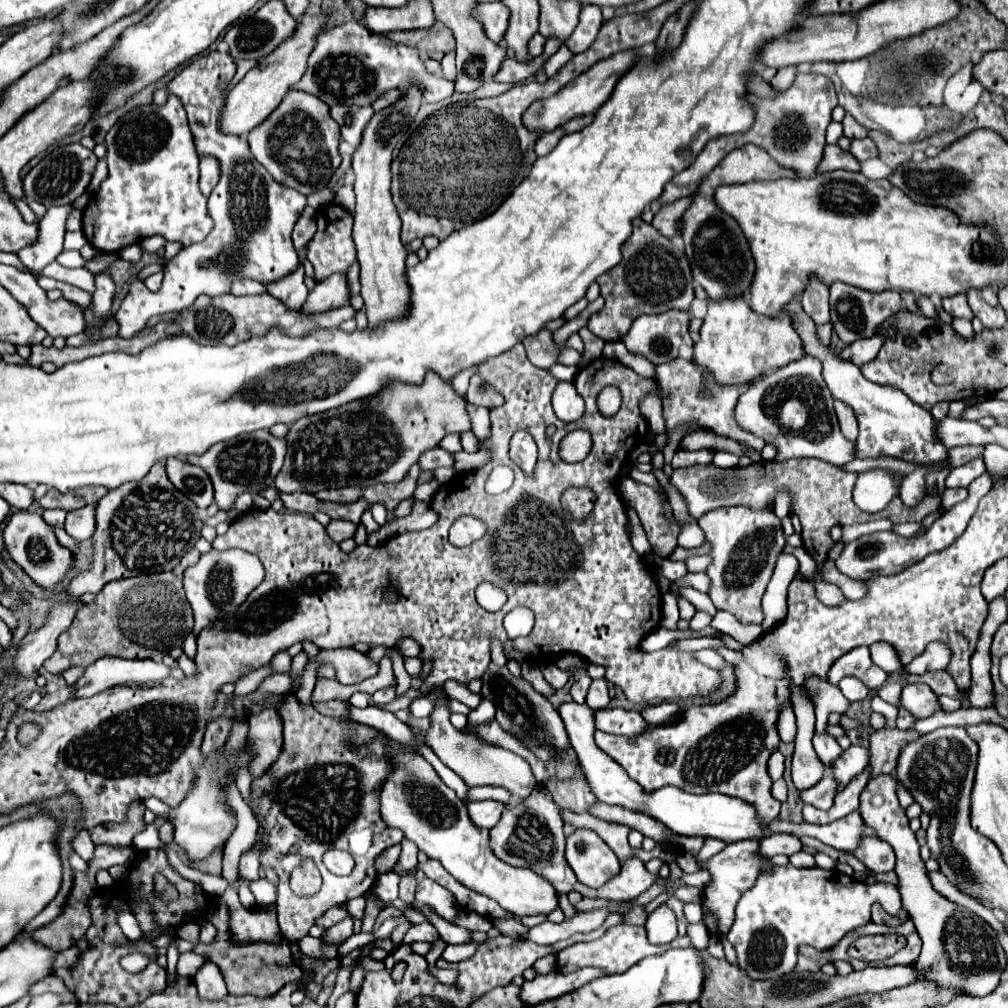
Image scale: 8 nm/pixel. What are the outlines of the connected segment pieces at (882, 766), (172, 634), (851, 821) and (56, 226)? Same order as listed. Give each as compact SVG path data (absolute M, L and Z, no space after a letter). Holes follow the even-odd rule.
M881 728L869 736L869 778L891 774L897 766L897 756L909 740L915 740L917 732L899 728Z
M189 550L171 572L113 580L97 594L93 604L85 604L71 628L59 636L57 652L43 664L47 672L61 674L69 666L89 666L101 656L151 658L171 648L181 648L187 632L193 628L193 612L183 590L183 572L199 560L199 552ZM121 632L121 640L119 640ZM121 642L121 644L119 644Z
M851 812L849 816L845 816L837 822L831 822L831 824L823 824L823 826L813 826L813 824L807 824L807 822L793 824L793 822L773 820L767 826L767 834L783 832L783 834L791 834L791 836L797 836L797 838L811 836L811 838L821 840L827 846L841 848L841 850L853 850L859 844L863 828L865 828L865 822L861 822L859 818L861 818L859 812Z
M55 206L49 208L47 214L39 222L39 240L35 244L17 252L21 262L31 262L35 272L45 268L45 262L53 262L57 254L63 250L63 236L65 236L65 220L73 206Z

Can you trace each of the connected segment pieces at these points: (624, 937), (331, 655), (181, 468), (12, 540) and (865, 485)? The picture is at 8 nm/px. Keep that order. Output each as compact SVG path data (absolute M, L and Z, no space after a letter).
M619 924L619 926L613 926L611 930L607 930L605 936L599 938L599 940L593 940L593 942L577 942L577 944L567 946L565 950L561 950L557 954L557 970L561 974L569 974L569 972L575 972L579 968L593 966L593 968L603 970L605 974L623 974L625 970L629 970L633 964L637 964L645 956L657 956L657 954L667 952L669 948L687 948L690 945L691 939L688 935L684 935L678 936L669 945L653 946L653 944L649 944L649 940L645 936L645 928Z
M337 648L337 652L319 652L321 664L333 664L341 684L357 684L379 672L379 664L355 648Z
M167 460L165 472L171 484L189 500L193 500L197 508L207 508L213 502L213 484L205 470L185 460Z
M31 512L13 514L5 526L3 538L13 560L43 588L55 588L61 582L61 578L67 574L67 570L71 570L73 566L71 550L67 550L57 542L49 524L37 514L31 514Z
M873 468L857 474L853 502L865 512L881 512L895 496L899 496L899 474L887 468Z

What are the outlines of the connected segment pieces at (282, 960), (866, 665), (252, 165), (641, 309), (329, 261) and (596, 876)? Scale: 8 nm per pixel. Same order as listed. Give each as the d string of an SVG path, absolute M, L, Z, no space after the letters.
M217 900L211 910L209 910L209 922L213 922L213 926L217 928L219 940L211 942L204 946L203 943L194 943L193 951L197 954L203 954L213 960L219 968L221 974L225 978L227 990L233 996L243 996L243 994L253 994L259 998L265 996L273 996L277 990L281 990L287 982L299 980L301 978L301 968L293 962L291 958L291 946L285 938L281 938L279 942L235 942L231 936L231 928L229 928L229 906L223 900Z
M865 646L853 648L853 652L841 656L841 660L837 660L837 664L833 664L833 668L829 670L831 684L839 684L839 680L845 676L855 676L869 688L879 688L887 680L887 674L873 664L869 648Z
M213 50L209 54L195 58L195 62L185 66L167 86L167 90L171 94L175 94L187 110L187 118L189 118L189 126L193 132L197 154L199 156L213 156L219 160L221 178L209 196L209 214L211 214L215 226L213 226L213 232L201 244L193 244L189 248L183 248L165 266L165 278L163 278L163 286L159 292L149 292L145 288L145 284L139 280L131 282L129 294L125 296L125 300L121 302L121 306L117 310L119 334L123 338L129 338L129 336L141 332L147 326L147 320L151 316L181 312L181 310L193 306L195 298L201 294L217 296L217 294L229 292L229 284L233 282L233 276L249 276L261 284L267 284L267 282L287 276L289 272L293 272L299 266L299 258L297 258L297 252L291 242L291 230L293 230L297 218L303 214L303 210L307 206L307 198L301 196L299 192L291 192L289 188L281 188L281 184L277 184L273 180L273 176L253 158L245 138L235 136L235 134L223 134L219 130L219 118L221 118L223 106L225 106L225 88L233 80L235 68L237 66L227 52L221 54L221 52Z
M641 218L633 220L633 236L625 242L623 260L613 268L613 272L605 272L597 284L601 288L601 296L605 298L605 306L601 312L589 318L587 328L603 338L605 342L621 340L627 334L633 320L641 314L661 314L667 310L689 310L693 296L693 276L691 266L685 252L669 238L661 236L651 224Z
M329 204L329 206L321 208L317 224L319 224L319 228L317 228L317 234L313 236L313 240L309 242L307 258L315 266L315 280L321 282L321 280L325 280L325 276L331 276L335 272L347 272L347 268L357 260L357 252L355 252L355 244L351 238L353 216L345 208L341 208L337 204Z
M575 830L567 836L565 860L575 872L577 880L589 888L601 888L619 872L615 852L589 830Z

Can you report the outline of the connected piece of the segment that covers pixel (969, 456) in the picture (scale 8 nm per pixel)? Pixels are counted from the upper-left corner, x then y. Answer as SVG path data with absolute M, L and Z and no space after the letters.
M957 446L957 448L949 448L947 450L947 464L951 468L957 468L957 466L963 466L967 464L969 460L973 460L975 456L983 454L983 446Z

